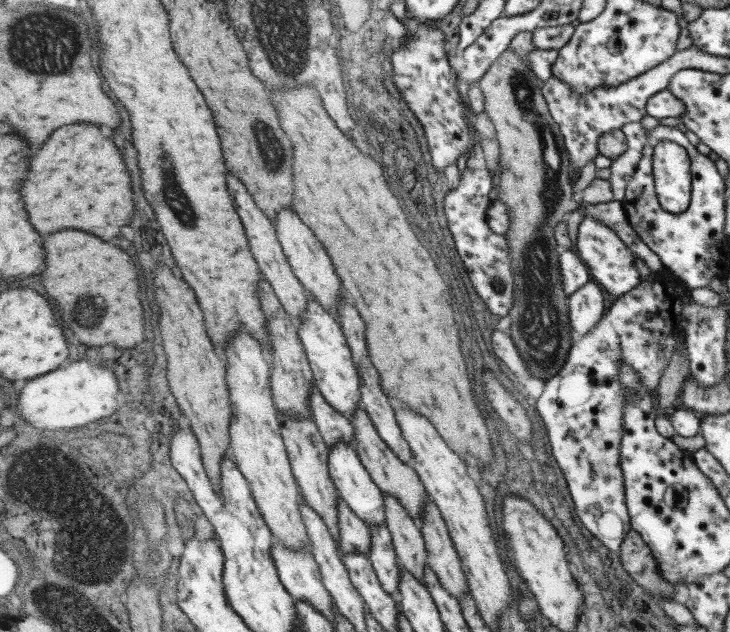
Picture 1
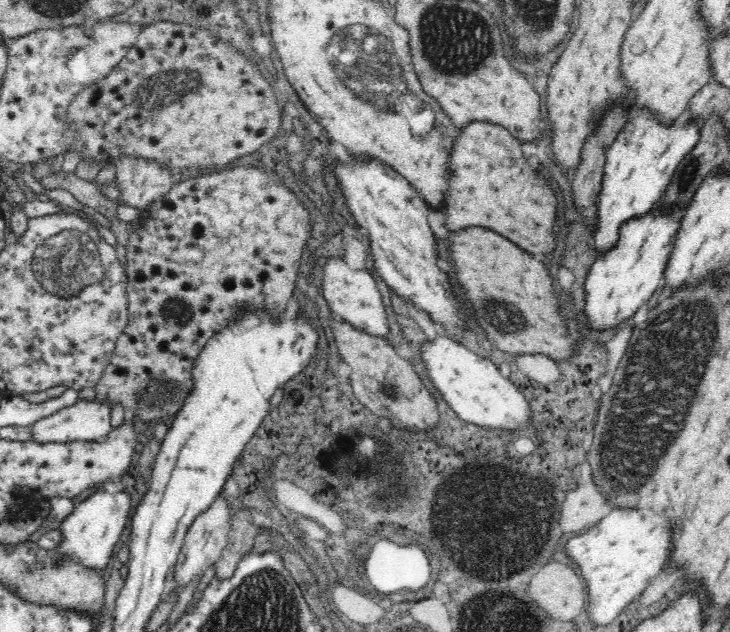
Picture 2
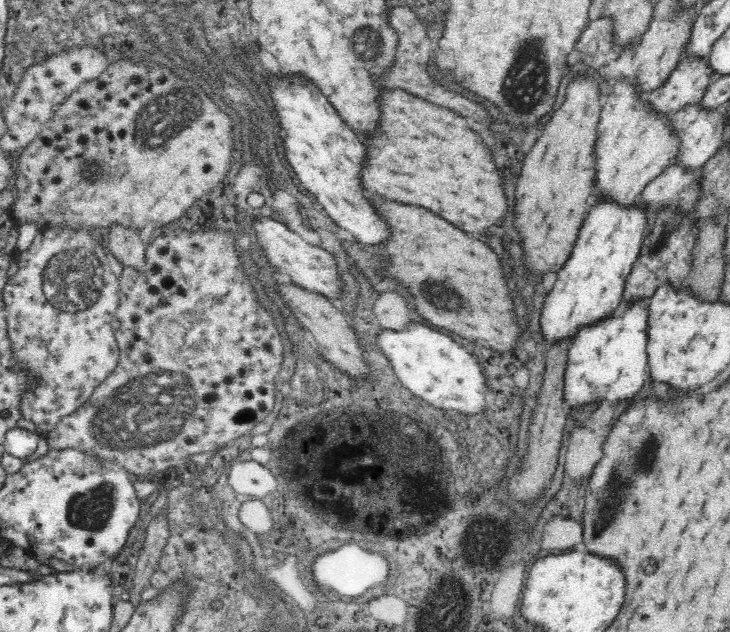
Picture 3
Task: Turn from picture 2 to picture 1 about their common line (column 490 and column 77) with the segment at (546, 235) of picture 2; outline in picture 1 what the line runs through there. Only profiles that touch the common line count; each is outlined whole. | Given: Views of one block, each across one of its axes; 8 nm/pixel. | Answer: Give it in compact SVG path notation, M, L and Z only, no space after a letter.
M91 124L63 126L31 158L31 172L21 188L31 224L39 232L77 228L111 240L135 212L131 176L119 148Z

